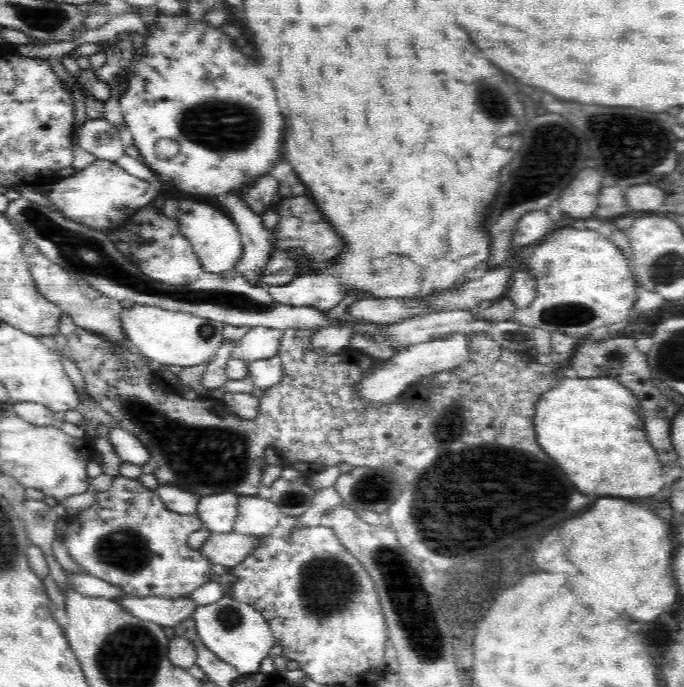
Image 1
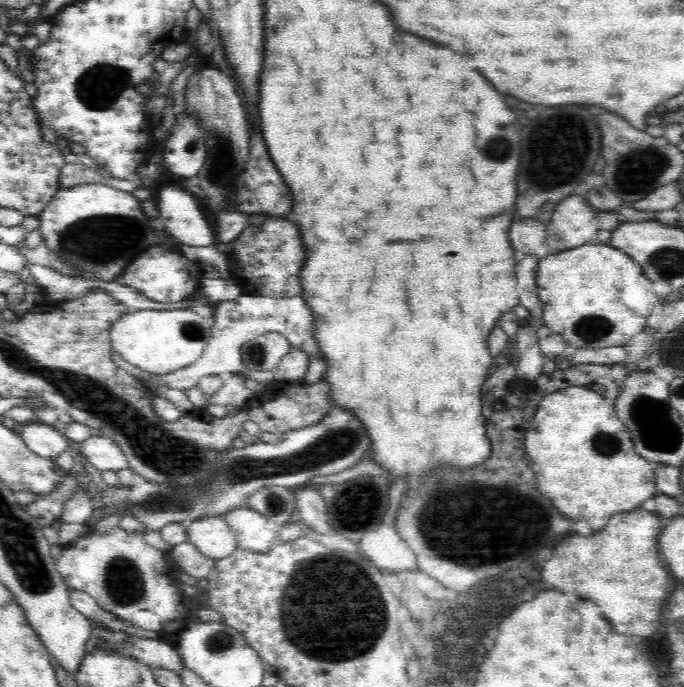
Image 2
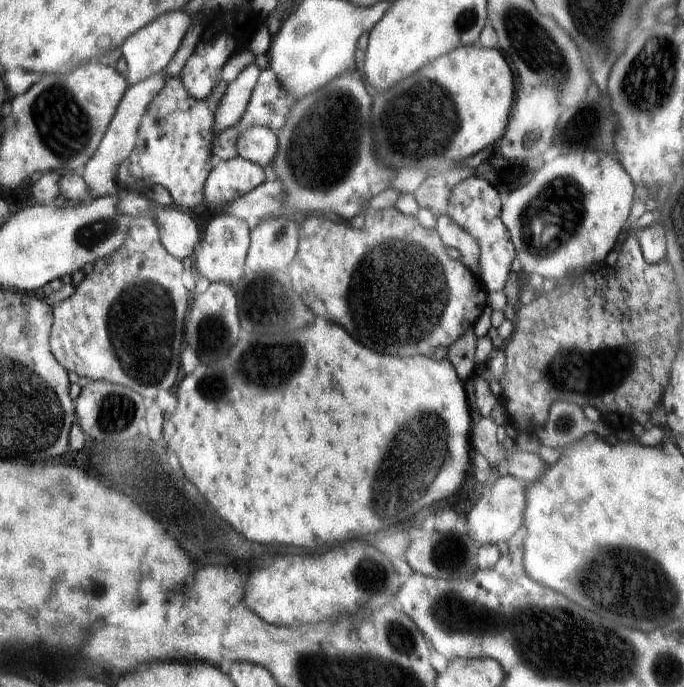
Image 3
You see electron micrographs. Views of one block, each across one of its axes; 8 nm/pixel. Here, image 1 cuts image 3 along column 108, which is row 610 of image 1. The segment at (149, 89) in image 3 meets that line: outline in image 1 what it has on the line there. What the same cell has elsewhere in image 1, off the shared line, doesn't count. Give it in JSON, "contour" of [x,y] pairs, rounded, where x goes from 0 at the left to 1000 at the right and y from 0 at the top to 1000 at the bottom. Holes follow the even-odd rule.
{"contour":[[[278,865],[269,870],[186,866],[173,870],[171,876],[175,876],[190,895],[237,913],[257,911],[263,904],[281,900],[288,884]]]}

